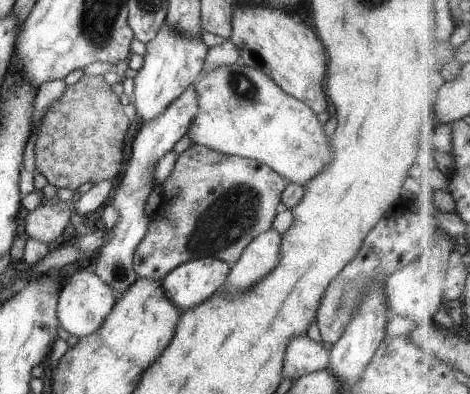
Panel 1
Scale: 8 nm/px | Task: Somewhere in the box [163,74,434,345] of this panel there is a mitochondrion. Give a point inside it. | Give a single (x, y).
(230, 216)

